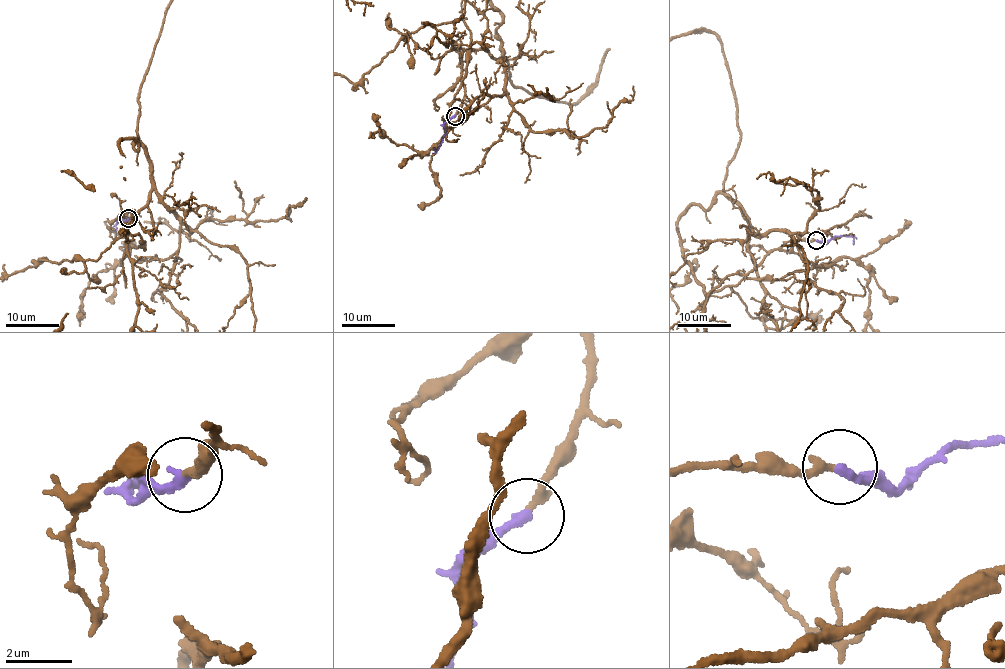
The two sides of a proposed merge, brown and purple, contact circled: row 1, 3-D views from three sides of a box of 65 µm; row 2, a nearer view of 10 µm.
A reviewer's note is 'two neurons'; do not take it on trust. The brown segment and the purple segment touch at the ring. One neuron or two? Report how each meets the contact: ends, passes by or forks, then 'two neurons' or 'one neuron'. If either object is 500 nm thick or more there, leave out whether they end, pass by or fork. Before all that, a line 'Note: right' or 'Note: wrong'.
Note: wrong
brown ends | purple ends | one neuron

